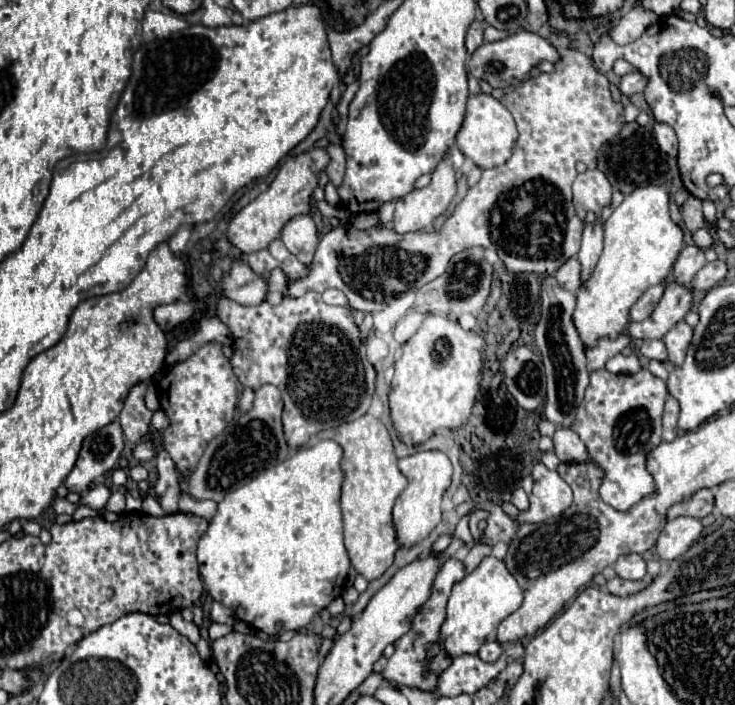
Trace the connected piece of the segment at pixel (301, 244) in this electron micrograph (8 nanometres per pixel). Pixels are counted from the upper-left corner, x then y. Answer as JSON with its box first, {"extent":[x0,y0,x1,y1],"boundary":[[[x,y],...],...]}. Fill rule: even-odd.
{"extent":[281,215,319,255],"boundary":[[[309,215],[293,217],[281,233],[281,239],[285,247],[297,255],[297,253],[313,253],[317,249],[319,237],[317,237],[317,227]]]}

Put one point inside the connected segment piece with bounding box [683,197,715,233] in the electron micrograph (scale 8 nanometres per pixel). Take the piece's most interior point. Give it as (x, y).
(692, 215)

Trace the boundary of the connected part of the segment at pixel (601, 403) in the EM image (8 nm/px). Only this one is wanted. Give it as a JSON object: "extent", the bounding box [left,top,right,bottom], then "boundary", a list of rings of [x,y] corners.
{"extent":[571,369,667,511],"boundary":[[[599,369],[591,373],[583,405],[571,429],[587,445],[591,459],[603,469],[605,477],[599,487],[601,499],[613,509],[627,511],[643,497],[655,495],[655,481],[647,471],[647,455],[661,439],[661,415],[667,399],[665,381],[657,379],[649,369],[639,373],[609,373]]]}

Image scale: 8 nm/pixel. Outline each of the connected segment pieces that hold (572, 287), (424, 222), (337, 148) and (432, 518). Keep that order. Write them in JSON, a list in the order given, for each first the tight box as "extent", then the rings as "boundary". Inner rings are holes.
[{"extent":[555,257,581,293],"boundary":[[[571,257],[571,259],[555,273],[555,279],[559,281],[559,285],[561,285],[563,289],[575,293],[575,291],[579,291],[579,287],[581,287],[579,273],[581,273],[579,261],[577,261],[577,257]]]},{"extent":[393,145,465,233],"boundary":[[[453,145],[449,147],[449,151],[445,153],[445,157],[441,159],[441,163],[435,167],[435,171],[431,173],[431,183],[423,189],[413,189],[411,193],[407,193],[405,197],[401,197],[395,203],[395,217],[393,217],[393,225],[397,233],[411,233],[411,231],[423,231],[429,229],[433,225],[433,221],[445,213],[447,205],[451,203],[457,187],[455,187],[455,171],[461,169],[465,157],[463,153]]]},{"extent":[325,145,345,187],"boundary":[[[329,145],[327,153],[331,157],[331,163],[325,171],[327,171],[331,183],[335,187],[339,187],[343,183],[343,173],[345,173],[345,151],[343,151],[341,145]]]},{"extent":[393,451,451,549],"boundary":[[[421,451],[399,459],[399,471],[407,477],[409,485],[397,497],[393,507],[393,525],[401,547],[409,549],[421,543],[441,521],[441,497],[451,485],[451,463],[441,451]]]}]

